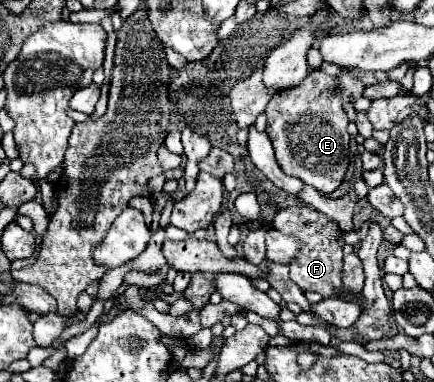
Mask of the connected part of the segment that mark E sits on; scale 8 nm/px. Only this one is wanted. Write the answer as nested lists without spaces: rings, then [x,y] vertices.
[[[320,69],[312,71],[296,87],[286,87],[280,93],[276,93],[270,99],[270,103],[266,105],[266,115],[268,115],[268,129],[266,129],[266,133],[270,135],[270,141],[274,145],[276,161],[280,165],[280,169],[286,175],[298,177],[306,185],[312,185],[320,193],[326,193],[326,195],[340,187],[340,183],[344,181],[344,175],[348,171],[348,165],[350,165],[350,135],[346,131],[346,127],[348,127],[348,115],[344,113],[342,105],[348,99],[356,101],[358,97],[362,97],[362,91],[364,91],[362,79],[354,77],[346,69],[342,69],[342,73],[340,73],[338,79],[340,79],[340,85],[342,85],[340,93],[334,91],[334,77],[326,75]]]

